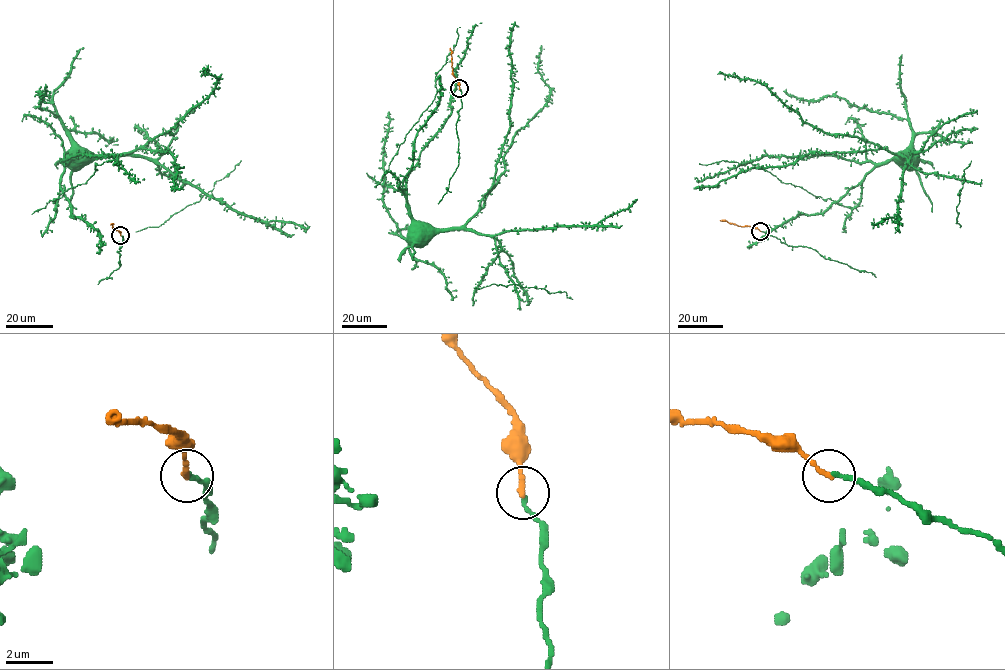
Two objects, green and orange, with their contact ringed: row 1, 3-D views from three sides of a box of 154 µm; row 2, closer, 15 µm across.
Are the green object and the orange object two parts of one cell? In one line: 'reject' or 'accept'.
accept

